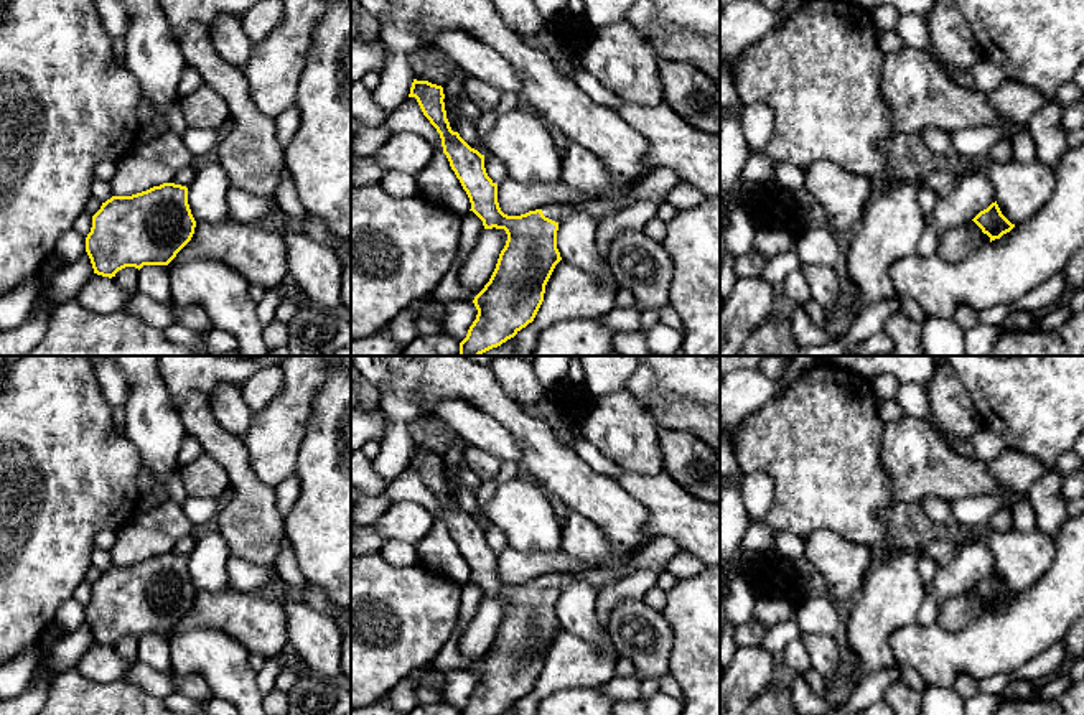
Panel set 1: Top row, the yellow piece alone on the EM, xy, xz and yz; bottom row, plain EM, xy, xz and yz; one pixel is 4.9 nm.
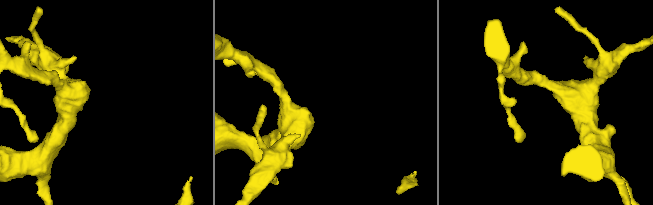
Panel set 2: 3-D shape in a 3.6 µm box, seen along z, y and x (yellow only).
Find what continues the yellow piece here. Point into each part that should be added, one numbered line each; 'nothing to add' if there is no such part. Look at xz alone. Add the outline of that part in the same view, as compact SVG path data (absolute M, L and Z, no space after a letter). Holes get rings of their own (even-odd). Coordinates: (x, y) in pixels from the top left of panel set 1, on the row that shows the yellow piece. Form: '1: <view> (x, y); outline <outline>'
1: xz (658, 182); outline M664 166L651 168L646 175L633 181L624 191L613 198L596 198L580 204L563 203L563 204L547 204L542 213L545 217L562 222L568 214L583 209L588 216L603 219L614 216L624 206L646 198L667 196L674 188L682 183L682 176Z

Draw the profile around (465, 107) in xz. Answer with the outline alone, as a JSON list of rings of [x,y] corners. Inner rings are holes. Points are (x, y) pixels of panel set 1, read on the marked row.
[[[465,87],[460,92],[455,107],[450,105],[446,97],[443,99],[443,102],[445,102],[445,110],[446,110],[446,119],[448,119],[453,132],[456,132],[456,119],[458,117],[465,117],[465,119],[474,122],[481,114],[479,109],[476,107],[476,104],[470,99]]]

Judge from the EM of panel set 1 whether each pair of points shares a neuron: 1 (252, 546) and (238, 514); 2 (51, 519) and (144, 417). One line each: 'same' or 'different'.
1: same
2: different

